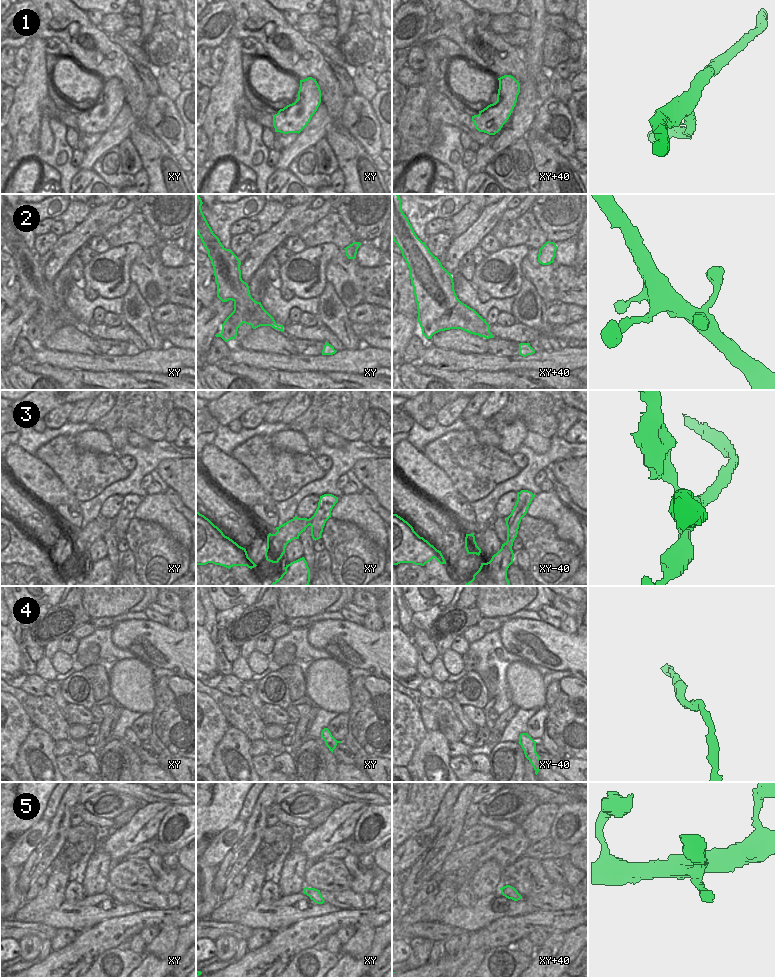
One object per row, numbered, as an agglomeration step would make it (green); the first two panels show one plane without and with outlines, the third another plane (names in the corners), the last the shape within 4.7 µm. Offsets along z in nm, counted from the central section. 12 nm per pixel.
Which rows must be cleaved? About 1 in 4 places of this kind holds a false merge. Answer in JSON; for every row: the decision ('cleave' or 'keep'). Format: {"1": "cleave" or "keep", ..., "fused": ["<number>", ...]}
{"1": "keep", "2": "keep", "3": "cleave", "4": "cleave", "5": "keep", "fused": ["3", "4"]}

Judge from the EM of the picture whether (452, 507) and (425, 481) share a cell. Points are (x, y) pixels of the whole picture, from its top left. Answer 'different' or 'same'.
different

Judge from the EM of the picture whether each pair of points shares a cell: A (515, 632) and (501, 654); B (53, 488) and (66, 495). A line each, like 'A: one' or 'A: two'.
A: two
B: one

